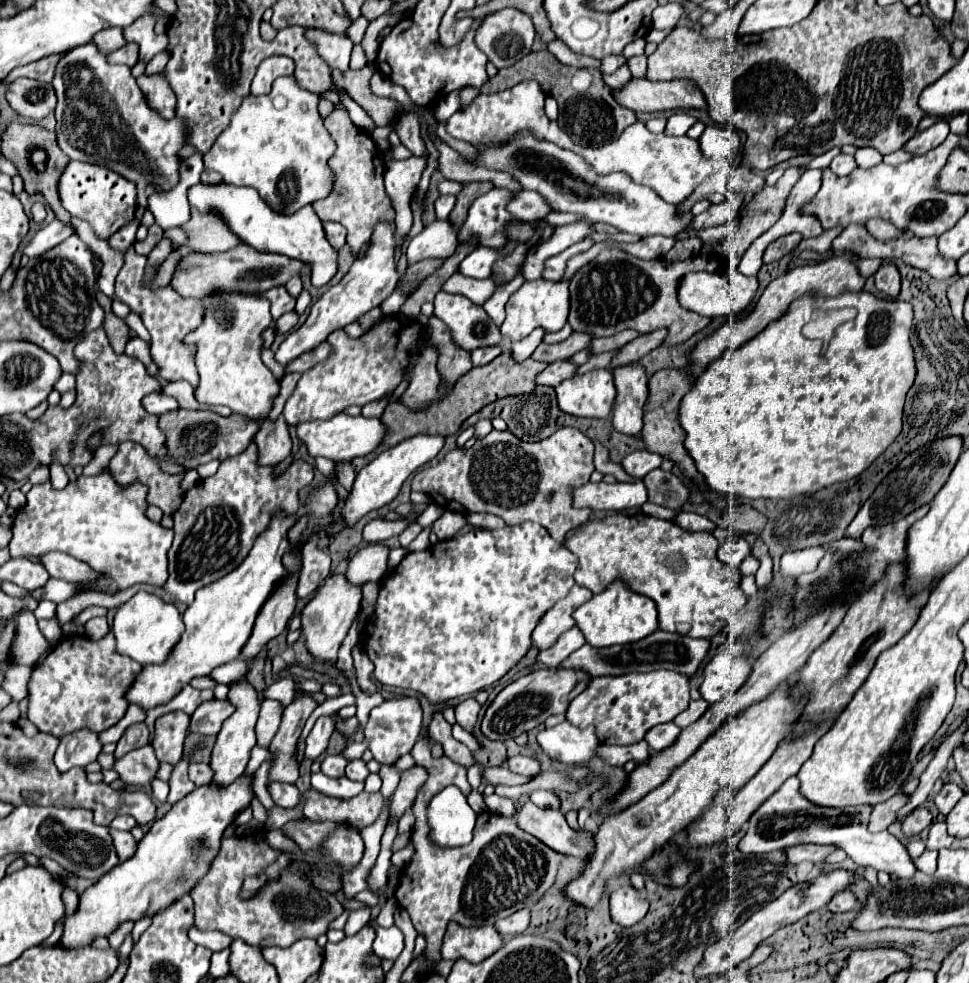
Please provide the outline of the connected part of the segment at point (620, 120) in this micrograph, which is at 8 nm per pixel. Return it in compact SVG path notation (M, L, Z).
M542 50L542 52L530 52L528 56L524 56L520 62L516 62L514 66L502 68L494 78L490 78L490 82L486 82L480 92L484 94L494 94L494 92L502 92L508 90L524 80L536 80L540 82L542 90L550 96L554 96L558 100L560 106L560 116L558 116L558 124L560 128L580 146L590 146L590 148L598 148L604 146L612 140L616 140L626 126L630 126L632 122L636 122L636 114L620 104L616 104L616 98L612 94L612 90L604 84L602 74L598 68L590 70L592 74L592 84L588 90L578 92L572 88L572 76L576 74L576 68L572 66L564 66L562 62L556 62L556 56L552 56L552 52Z

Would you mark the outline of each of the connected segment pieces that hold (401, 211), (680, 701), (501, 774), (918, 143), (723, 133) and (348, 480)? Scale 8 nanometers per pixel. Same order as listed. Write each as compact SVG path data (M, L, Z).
M428 154L424 158L408 158L408 160L388 160L386 162L386 192L390 194L396 208L396 230L394 236L402 240L412 228L412 210L410 198L426 170Z
M652 670L652 672L634 672L634 674L622 674L622 676L600 676L592 678L588 682L588 690L584 694L578 694L568 710L566 718L578 726L586 728L588 724L596 726L596 734L602 744L634 744L644 738L646 730L650 730L656 724L670 722L674 716L678 716L682 710L688 708L690 702L690 680L684 678L684 674L676 674L674 670Z
M502 764L502 766L484 766L480 770L480 776L482 776L482 780L486 780L490 784L522 784L522 782L530 780L530 778L522 778L518 774L512 774L506 764Z
M940 120L940 122L936 122L934 126L930 126L928 130L916 134L914 138L910 138L910 142L902 146L902 150L912 152L914 156L926 154L928 150L932 150L932 148L936 148L938 144L942 144L942 142L946 140L948 132L950 132L950 130L948 130L948 122L946 122L946 120Z
M708 126L698 142L704 158L712 160L734 160L740 152L740 136L732 128Z
M341 461L336 464L337 479L339 483L350 492L354 483L356 473L349 461Z

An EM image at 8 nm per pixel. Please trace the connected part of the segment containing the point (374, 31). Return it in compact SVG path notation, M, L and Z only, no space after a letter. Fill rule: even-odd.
M385 13L379 16L374 21L370 22L368 28L365 31L363 40L361 42L364 51L366 52L367 62L375 61L378 50L379 43L377 42L377 37L379 33L386 28L386 26L393 27L400 21L401 13L390 15Z

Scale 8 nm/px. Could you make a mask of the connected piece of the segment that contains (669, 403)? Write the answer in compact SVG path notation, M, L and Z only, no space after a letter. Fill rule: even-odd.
M658 370L650 378L650 382L648 382L650 394L648 394L648 400L644 404L644 428L640 432L640 438L646 442L646 448L650 452L658 452L662 456L672 458L674 462L680 464L680 468L684 470L686 476L690 476L692 480L696 480L698 486L706 488L704 478L698 474L692 456L684 448L686 434L684 434L684 428L678 422L678 404L684 398L684 394L690 390L690 386L692 386L690 384L690 378L688 378L688 374L684 370Z

